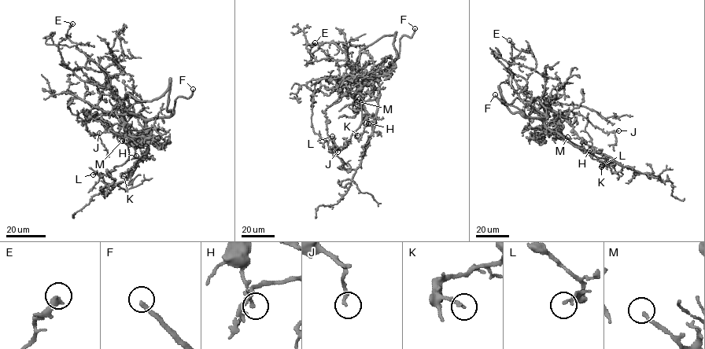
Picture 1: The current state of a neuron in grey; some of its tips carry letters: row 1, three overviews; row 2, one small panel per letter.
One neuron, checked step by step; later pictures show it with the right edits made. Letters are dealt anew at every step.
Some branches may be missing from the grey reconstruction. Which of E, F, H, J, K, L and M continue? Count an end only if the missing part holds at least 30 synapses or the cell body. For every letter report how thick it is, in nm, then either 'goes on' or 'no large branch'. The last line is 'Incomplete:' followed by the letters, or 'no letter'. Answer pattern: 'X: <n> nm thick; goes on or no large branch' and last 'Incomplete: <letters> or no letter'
E: 380 nm thick; no large branch
F: 260 nm thick; goes on
H: 180 nm thick; no large branch
J: 190 nm thick; no large branch
K: 190 nm thick; no large branch
L: 170 nm thick; no large branch
M: 200 nm thick; goes on
Incomplete: F, M

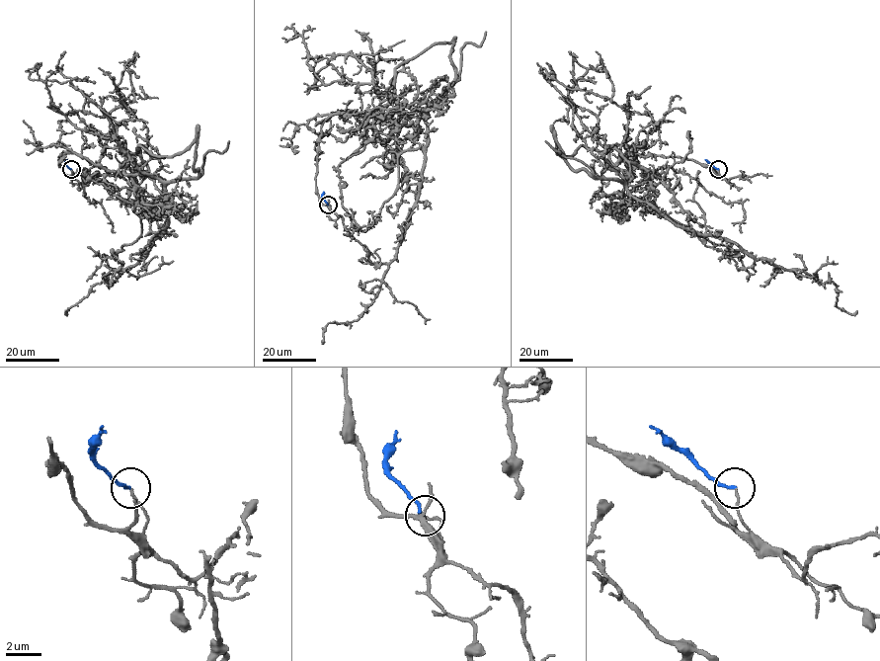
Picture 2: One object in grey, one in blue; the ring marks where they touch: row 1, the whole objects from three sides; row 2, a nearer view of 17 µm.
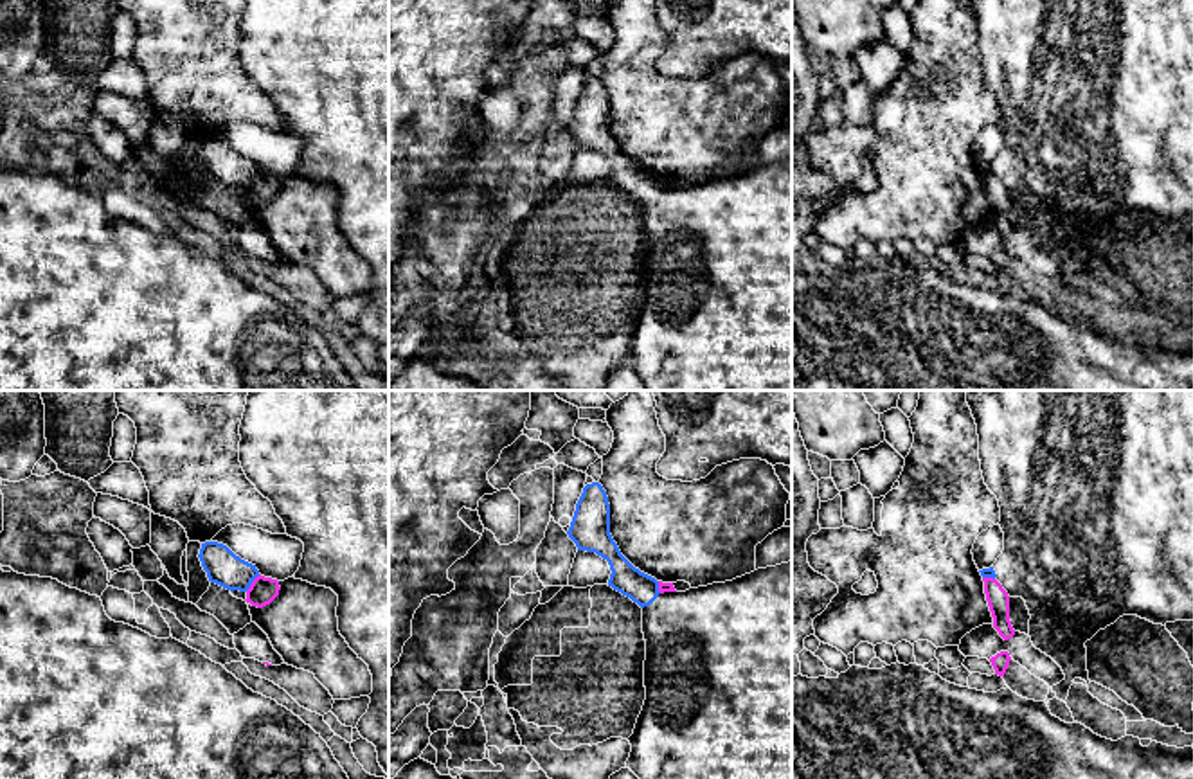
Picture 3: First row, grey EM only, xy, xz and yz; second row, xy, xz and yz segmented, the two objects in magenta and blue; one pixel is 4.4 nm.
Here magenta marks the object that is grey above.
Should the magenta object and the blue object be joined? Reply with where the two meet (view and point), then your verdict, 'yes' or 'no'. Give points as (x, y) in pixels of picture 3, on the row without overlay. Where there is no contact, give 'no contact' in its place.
meets magenta in xy at (252, 180); no

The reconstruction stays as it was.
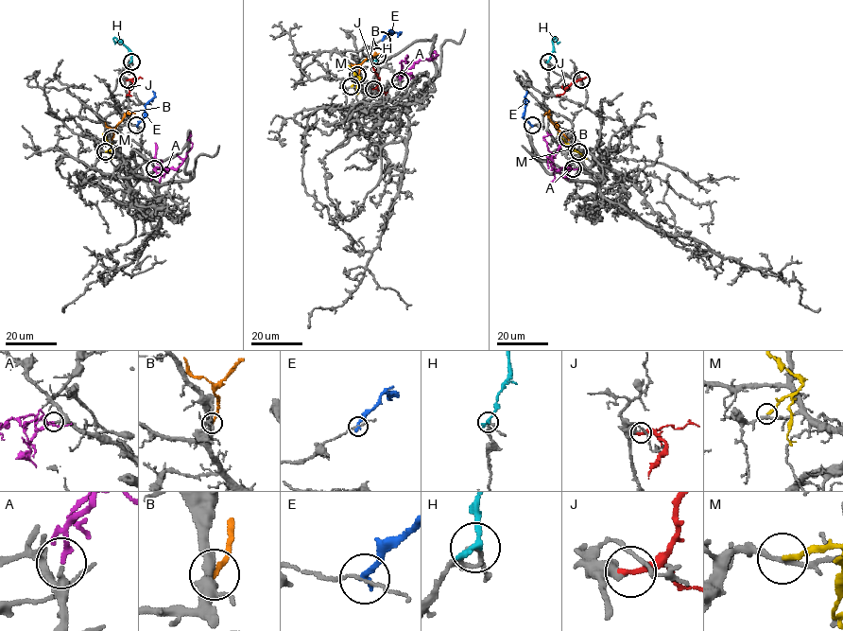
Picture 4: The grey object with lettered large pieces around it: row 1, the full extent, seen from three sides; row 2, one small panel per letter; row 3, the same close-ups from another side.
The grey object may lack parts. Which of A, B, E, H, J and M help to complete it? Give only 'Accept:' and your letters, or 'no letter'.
Accept: A

